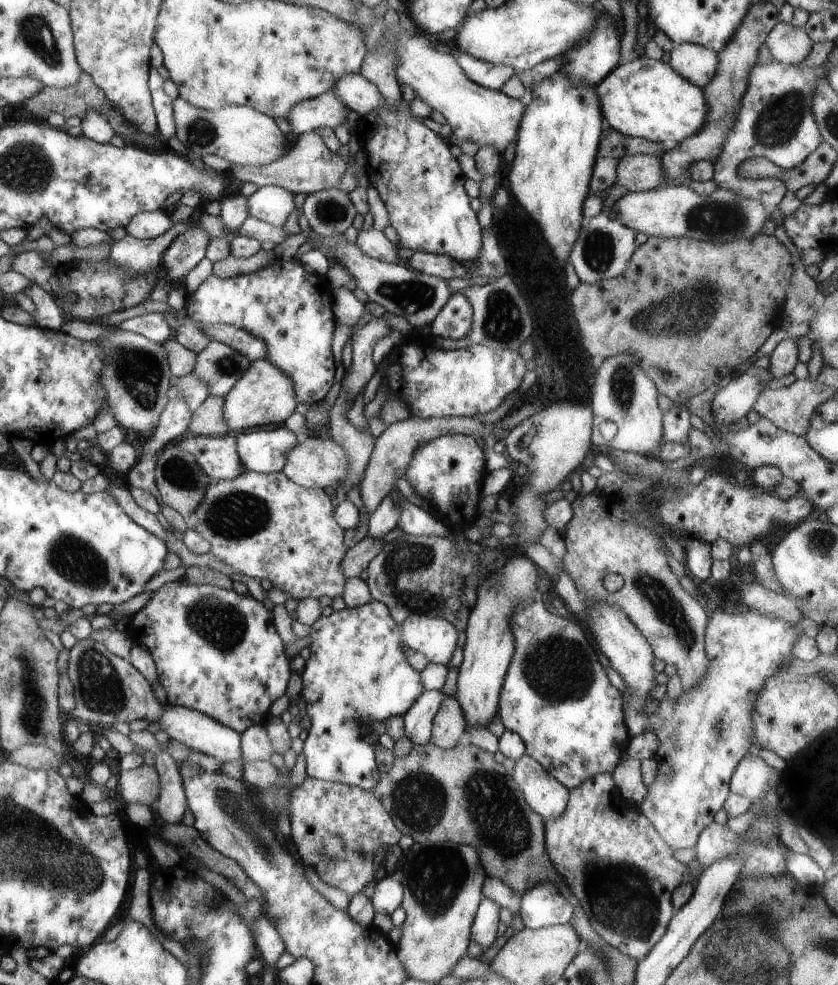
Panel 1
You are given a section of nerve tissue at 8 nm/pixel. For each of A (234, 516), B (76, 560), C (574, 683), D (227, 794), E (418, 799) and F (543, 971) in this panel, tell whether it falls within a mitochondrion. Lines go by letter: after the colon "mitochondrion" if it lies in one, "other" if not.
A: mitochondrion
B: mitochondrion
C: mitochondrion
D: mitochondrion
E: mitochondrion
F: other

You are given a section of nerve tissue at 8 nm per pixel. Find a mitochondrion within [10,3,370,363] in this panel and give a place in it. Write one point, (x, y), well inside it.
(38, 34)

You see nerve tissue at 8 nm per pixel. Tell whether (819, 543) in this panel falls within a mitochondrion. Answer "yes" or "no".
yes

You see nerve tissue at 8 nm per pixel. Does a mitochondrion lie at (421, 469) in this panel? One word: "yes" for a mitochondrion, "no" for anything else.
no

